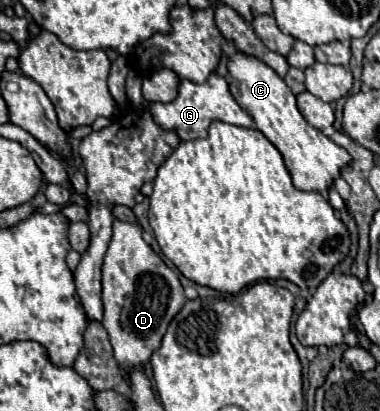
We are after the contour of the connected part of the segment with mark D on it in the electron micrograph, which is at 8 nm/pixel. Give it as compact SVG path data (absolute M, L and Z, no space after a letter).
M120 219L114 221L112 238L101 267L102 325L110 335L114 357L122 371L132 371L132 367L146 365L150 361L152 353L162 343L170 321L186 303L176 271L172 271L166 263L162 271L162 263L164 261L142 239L142 227L138 223L126 223Z

